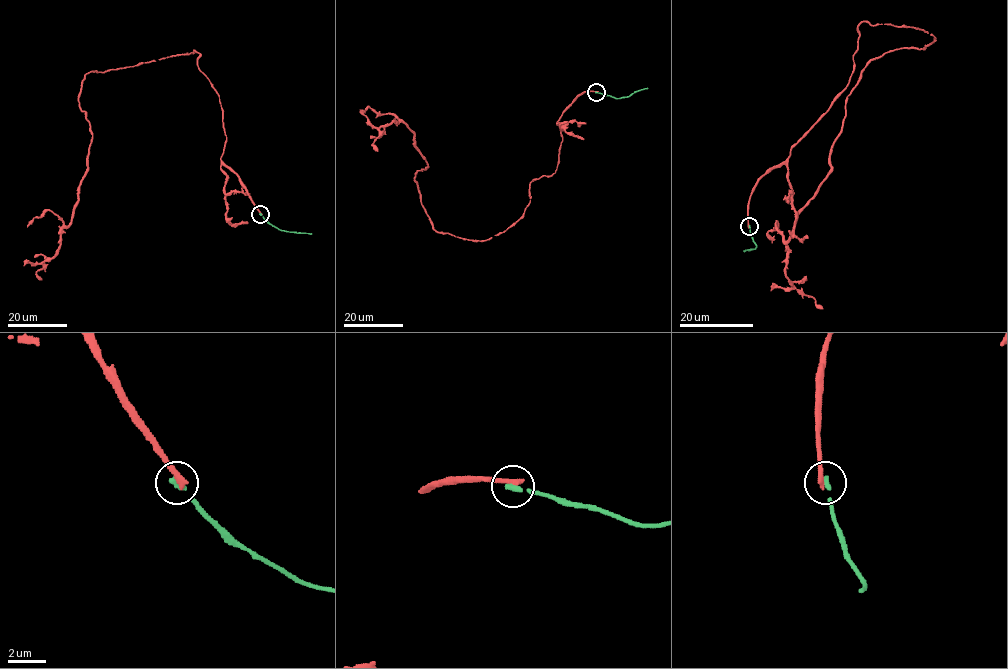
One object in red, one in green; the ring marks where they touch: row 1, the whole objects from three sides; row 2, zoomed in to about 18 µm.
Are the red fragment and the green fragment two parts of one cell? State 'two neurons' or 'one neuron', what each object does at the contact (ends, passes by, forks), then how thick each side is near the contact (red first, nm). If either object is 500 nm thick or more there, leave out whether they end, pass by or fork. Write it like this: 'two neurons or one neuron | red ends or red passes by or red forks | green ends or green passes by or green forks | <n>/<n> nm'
two neurons | red ends | green ends | 320/320 nm

